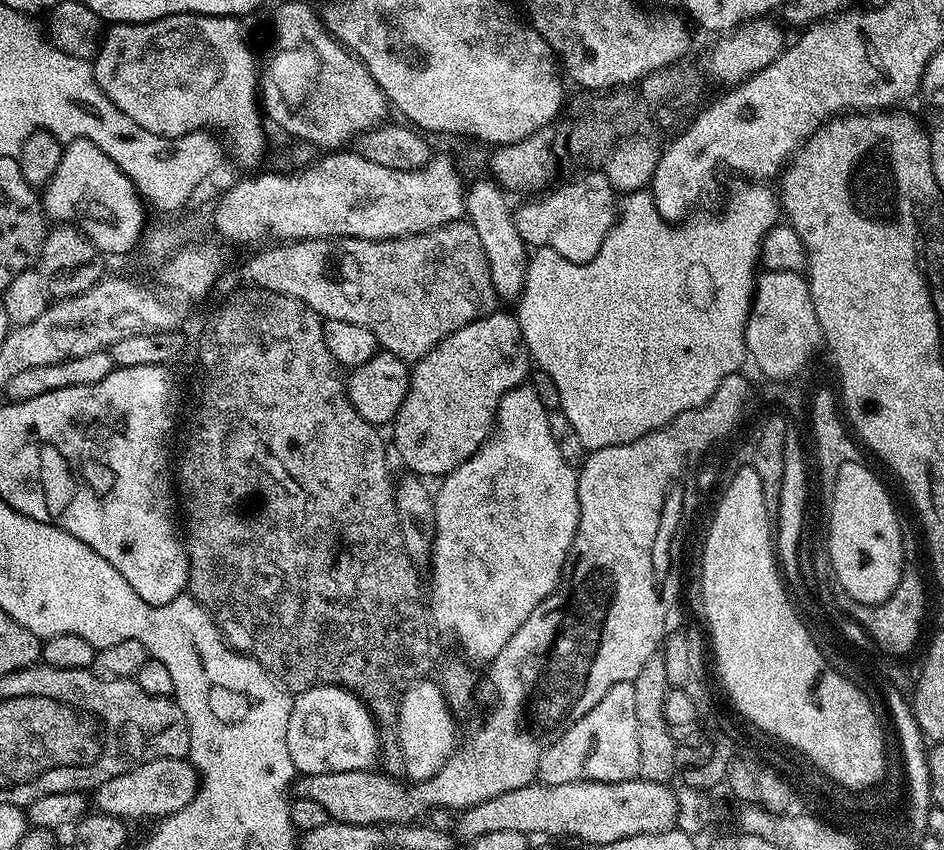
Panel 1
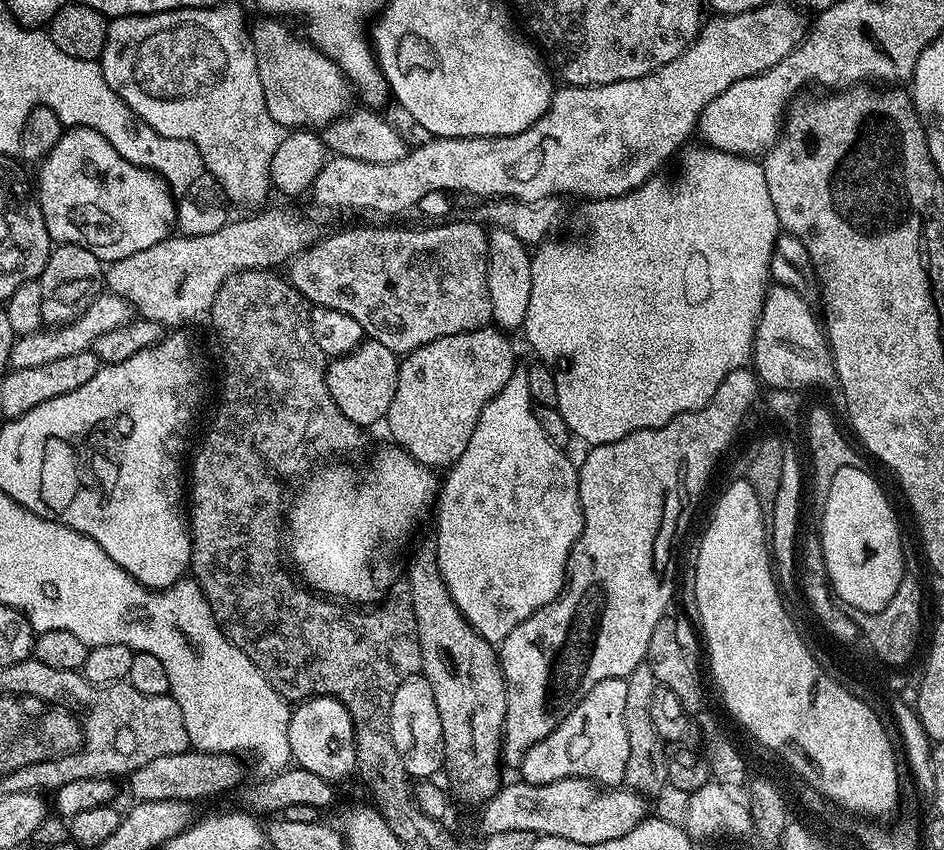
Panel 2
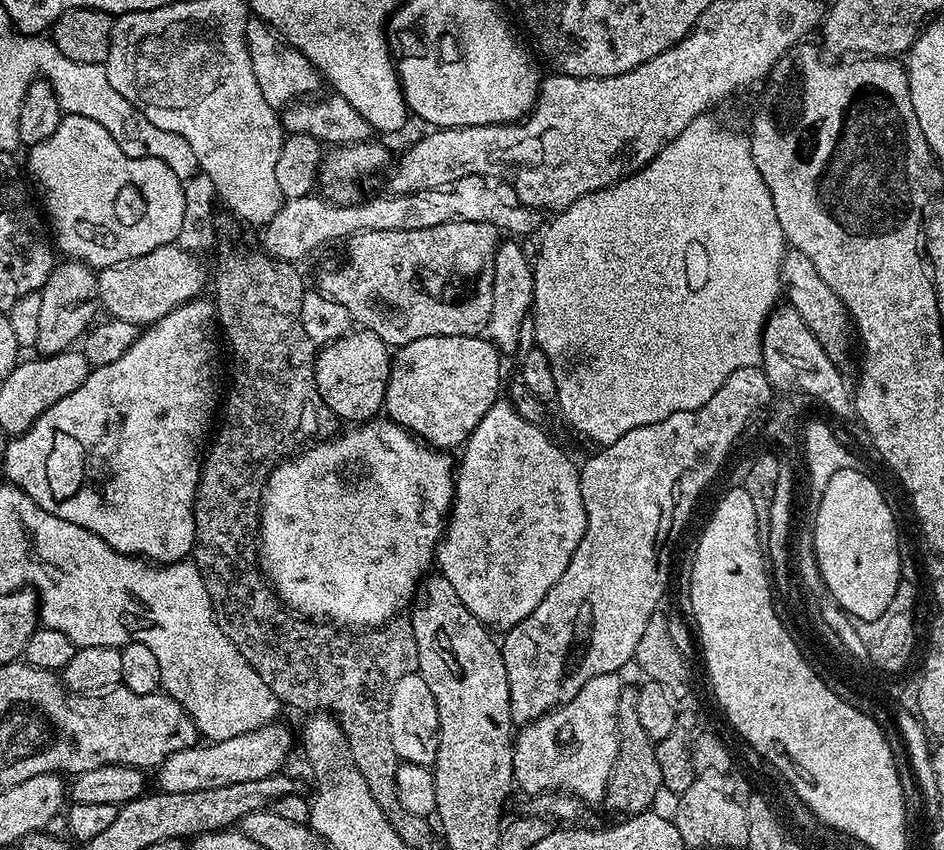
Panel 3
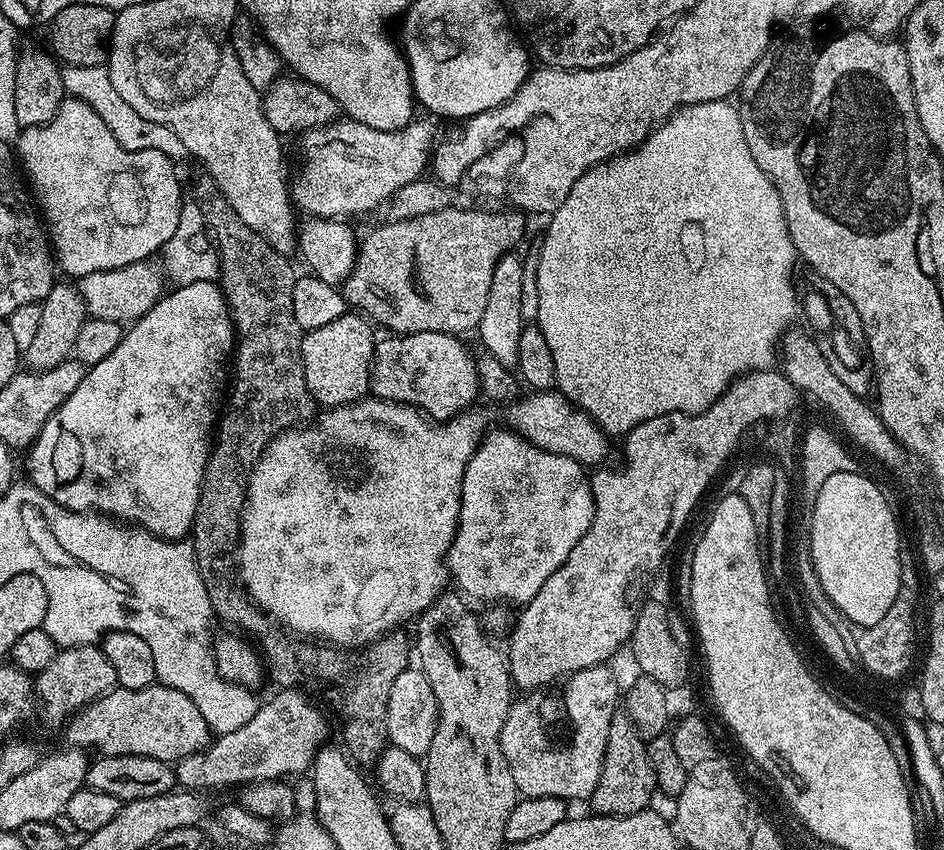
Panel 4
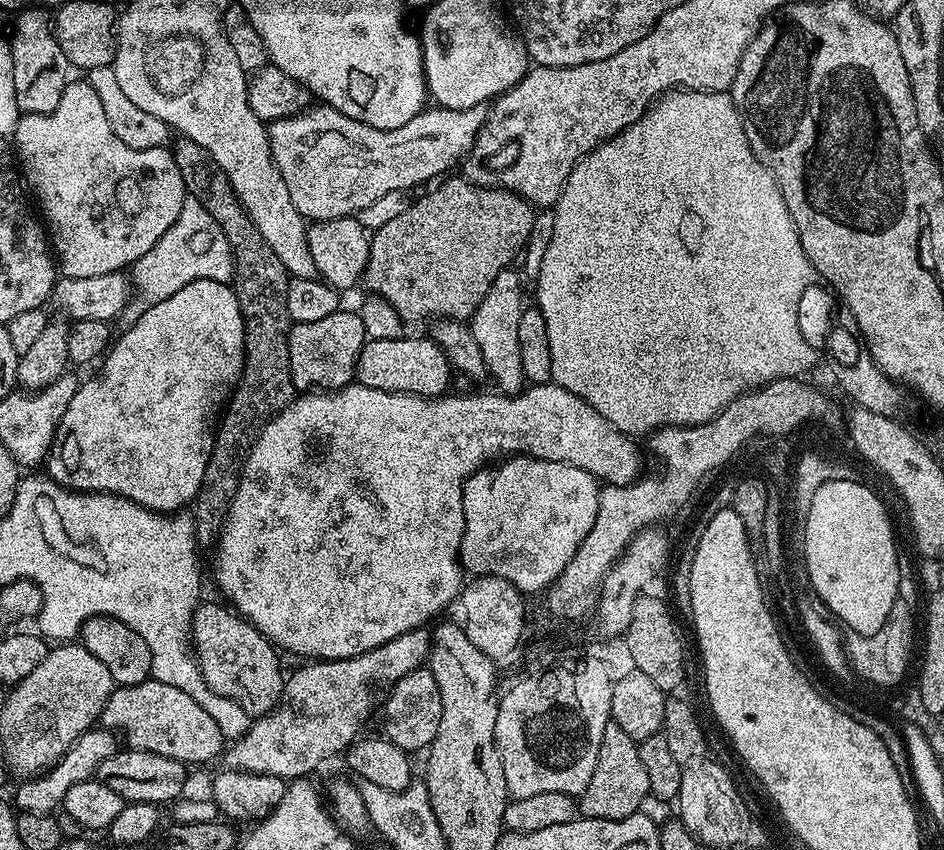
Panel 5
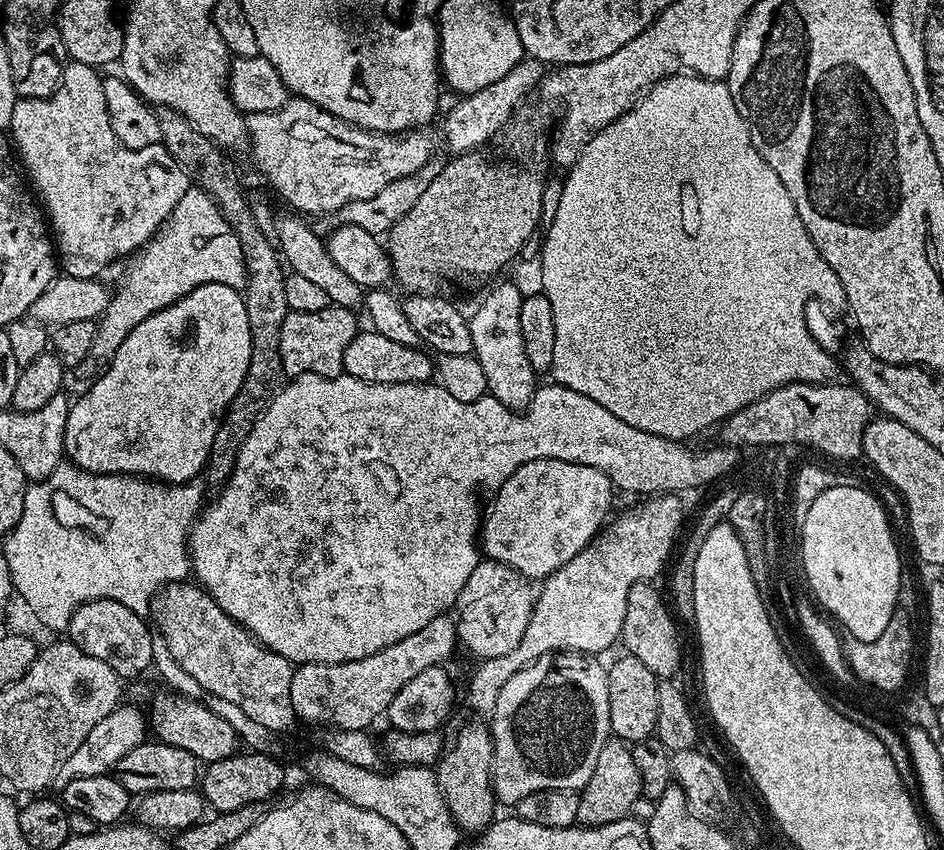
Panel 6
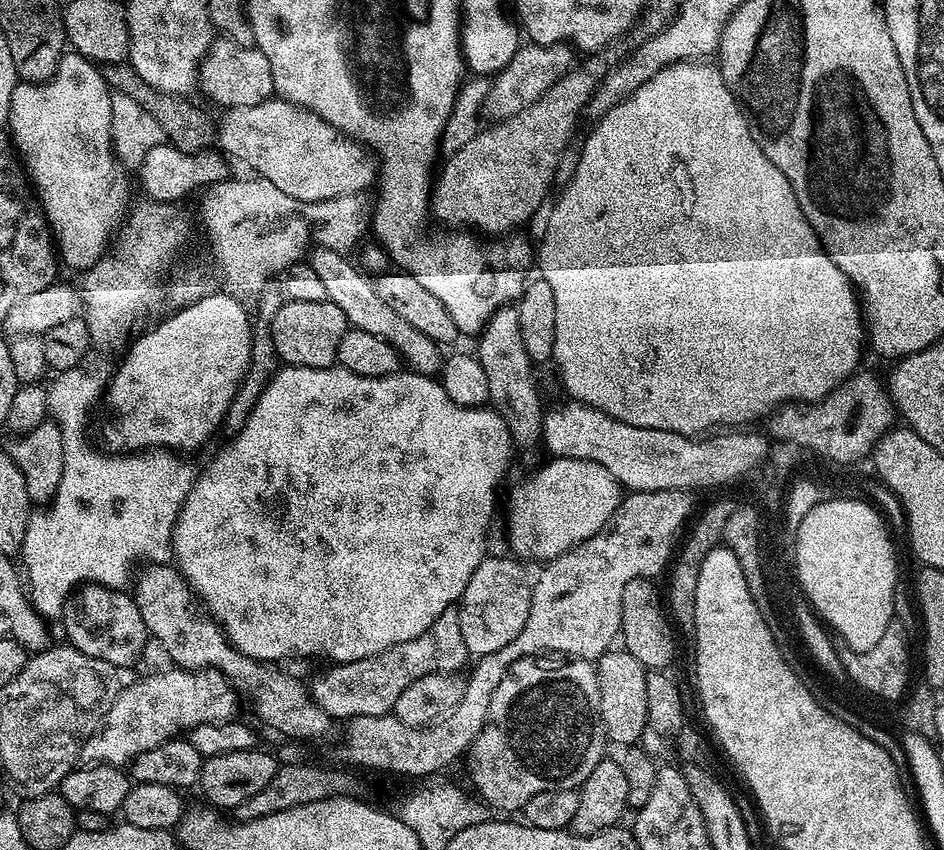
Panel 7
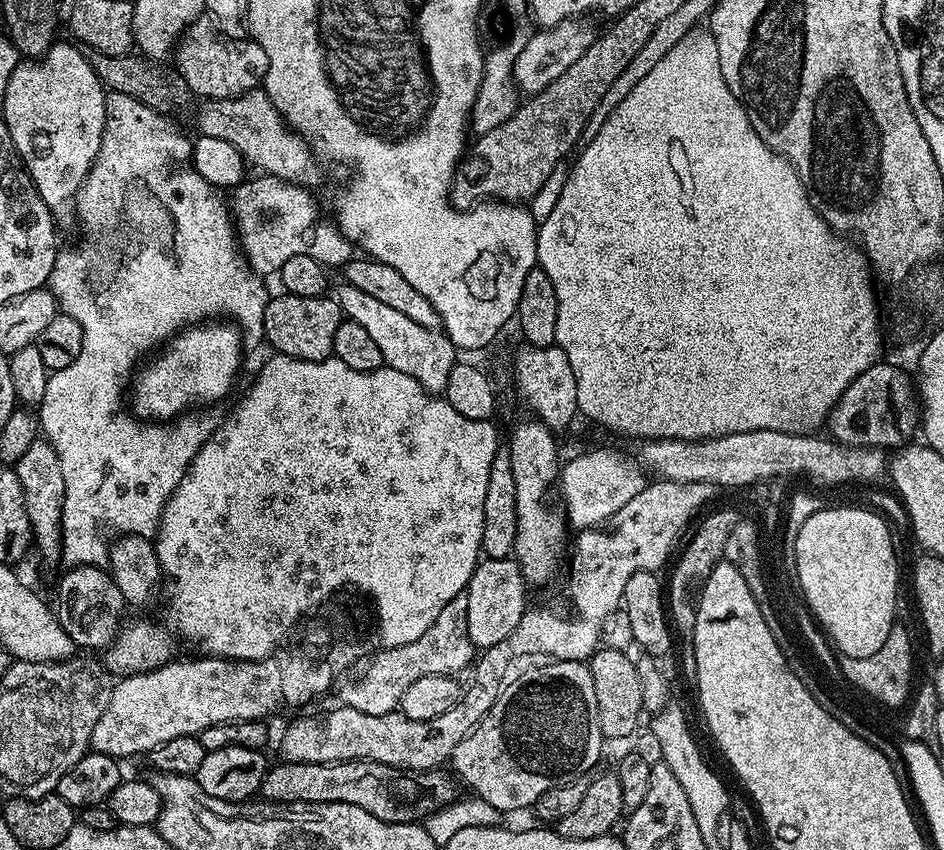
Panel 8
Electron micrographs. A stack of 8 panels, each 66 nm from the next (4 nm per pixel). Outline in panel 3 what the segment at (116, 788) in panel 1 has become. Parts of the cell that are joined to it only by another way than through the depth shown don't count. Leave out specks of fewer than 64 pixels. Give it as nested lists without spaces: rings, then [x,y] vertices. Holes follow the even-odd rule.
[[[281,722],[262,725],[258,730],[250,730],[246,734],[238,734],[234,738],[213,740],[211,742],[197,742],[191,748],[178,750],[164,759],[155,773],[159,791],[174,794],[190,794],[194,790],[214,790],[218,786],[230,786],[234,782],[254,782],[258,778],[275,776],[288,760],[292,752],[292,732]]]

